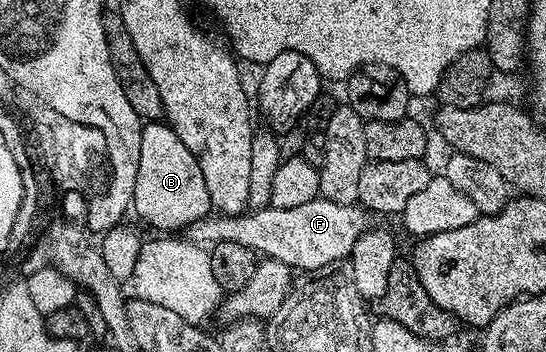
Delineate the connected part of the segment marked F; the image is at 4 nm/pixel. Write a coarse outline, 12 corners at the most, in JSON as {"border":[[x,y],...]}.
{"border":[[360,207],[210,214],[187,228],[198,246],[239,242],[313,274],[348,257],[367,229]]}

